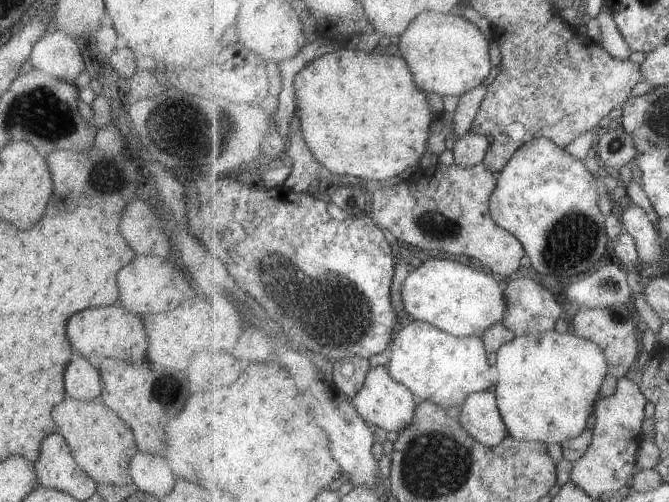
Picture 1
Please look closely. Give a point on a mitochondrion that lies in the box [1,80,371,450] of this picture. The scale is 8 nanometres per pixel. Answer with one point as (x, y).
(40, 109)

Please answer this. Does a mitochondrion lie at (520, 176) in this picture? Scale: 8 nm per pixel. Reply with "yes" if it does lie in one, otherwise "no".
no

